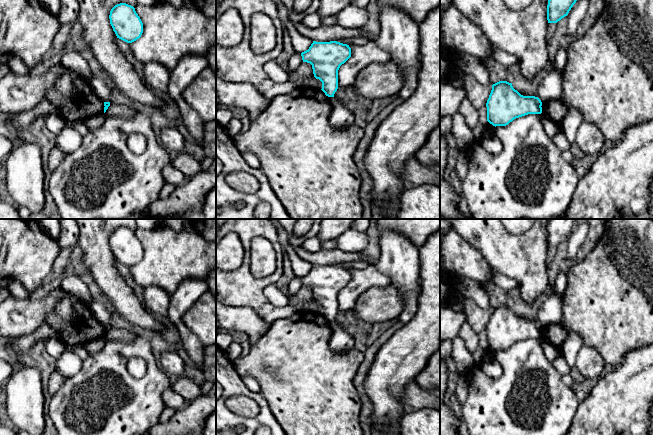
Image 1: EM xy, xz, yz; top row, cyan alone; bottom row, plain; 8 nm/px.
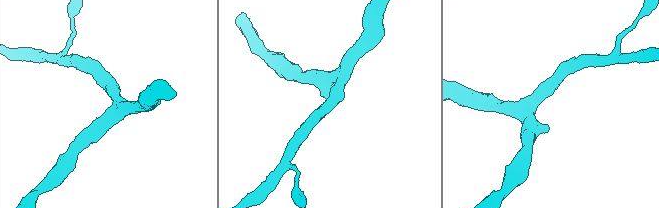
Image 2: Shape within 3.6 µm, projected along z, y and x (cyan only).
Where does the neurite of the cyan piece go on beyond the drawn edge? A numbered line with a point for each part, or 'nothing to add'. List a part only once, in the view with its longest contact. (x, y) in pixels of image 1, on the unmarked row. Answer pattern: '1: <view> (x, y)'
nothing to add

